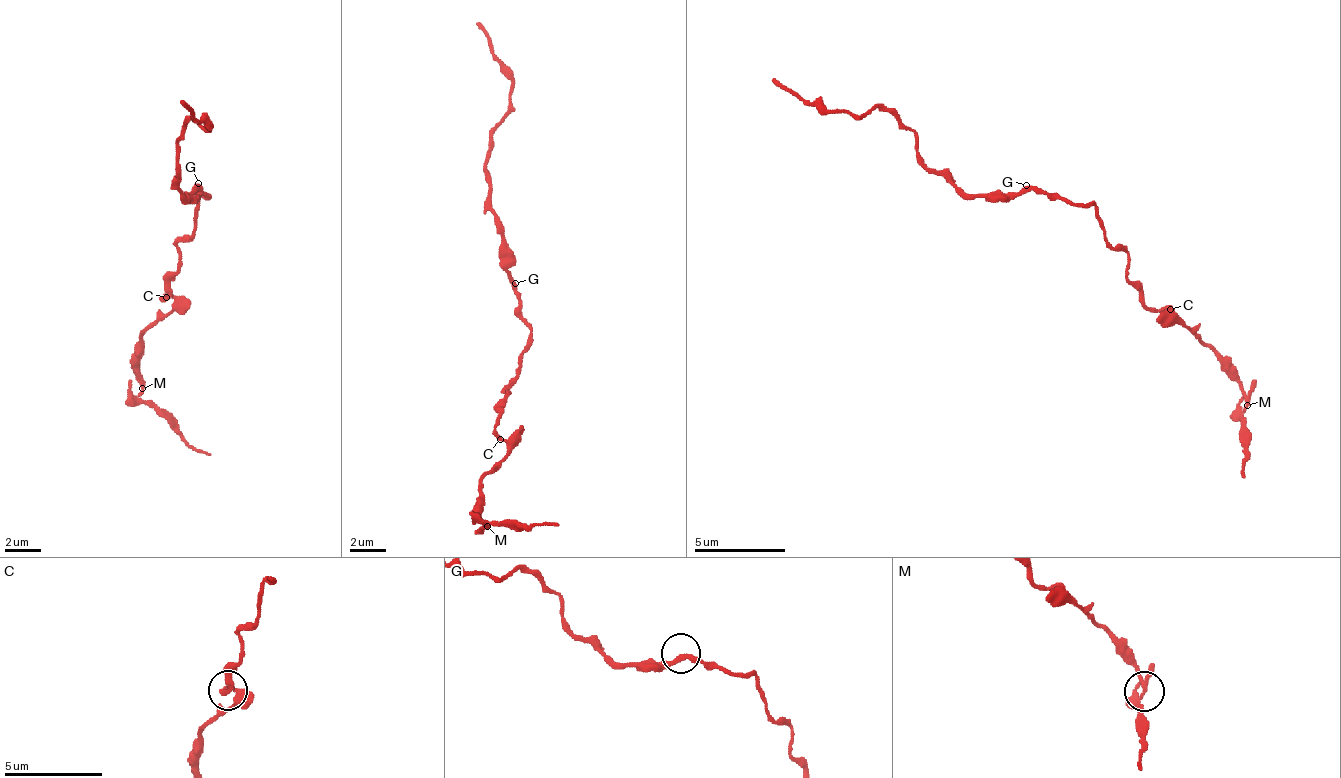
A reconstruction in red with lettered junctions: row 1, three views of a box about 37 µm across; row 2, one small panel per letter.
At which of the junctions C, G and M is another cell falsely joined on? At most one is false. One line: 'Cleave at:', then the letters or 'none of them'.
Cleave at: none of them

